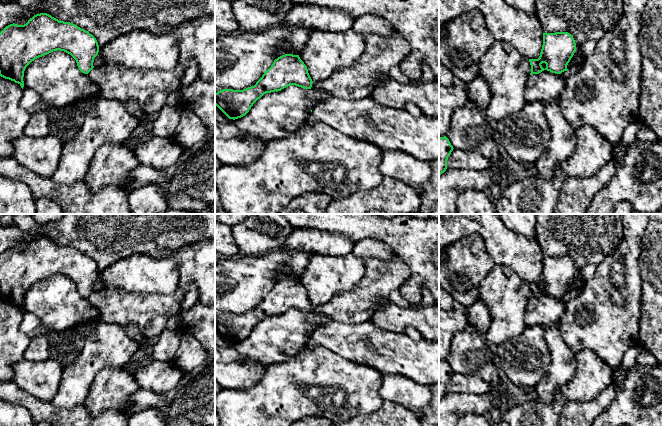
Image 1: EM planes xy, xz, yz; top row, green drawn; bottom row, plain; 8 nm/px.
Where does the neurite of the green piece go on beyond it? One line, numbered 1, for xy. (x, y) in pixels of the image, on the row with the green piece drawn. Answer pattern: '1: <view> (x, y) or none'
1: none

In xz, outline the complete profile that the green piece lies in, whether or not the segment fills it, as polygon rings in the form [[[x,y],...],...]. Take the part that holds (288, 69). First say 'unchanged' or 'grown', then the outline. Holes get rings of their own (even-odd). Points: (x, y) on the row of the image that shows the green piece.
unchanged | [[[285,54],[274,60],[254,86],[243,90],[223,89],[215,93],[215,105],[229,118],[245,116],[264,94],[295,85],[311,89],[312,79],[299,55]]]

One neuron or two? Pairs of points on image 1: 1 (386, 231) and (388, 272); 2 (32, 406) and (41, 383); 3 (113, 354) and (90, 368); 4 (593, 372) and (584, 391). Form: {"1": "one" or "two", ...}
{"1": "two", "2": "two", "3": "one", "4": "one"}

